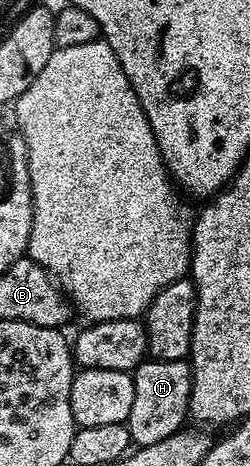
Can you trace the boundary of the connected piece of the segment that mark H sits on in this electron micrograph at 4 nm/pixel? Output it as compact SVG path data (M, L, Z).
M151 359L135 368L133 381L133 409L129 409L127 428L131 430L131 441L136 448L157 445L173 433L177 433L188 422L191 409L191 364L187 359Z

